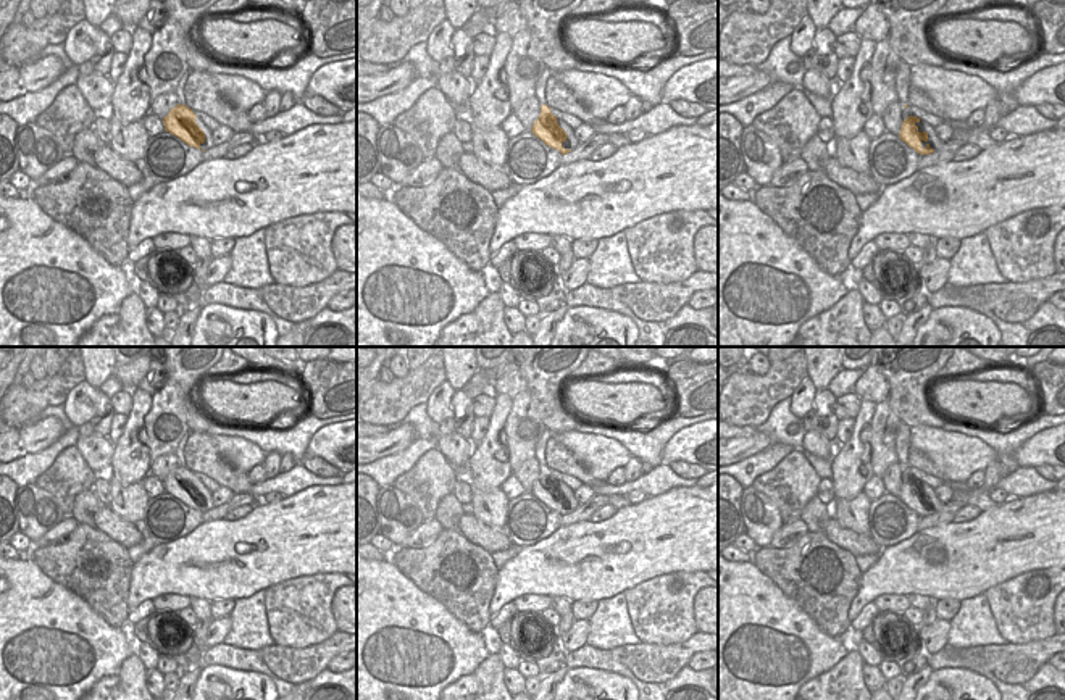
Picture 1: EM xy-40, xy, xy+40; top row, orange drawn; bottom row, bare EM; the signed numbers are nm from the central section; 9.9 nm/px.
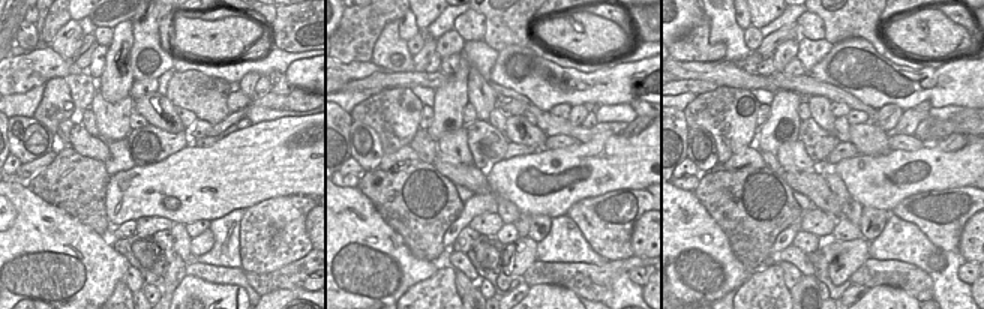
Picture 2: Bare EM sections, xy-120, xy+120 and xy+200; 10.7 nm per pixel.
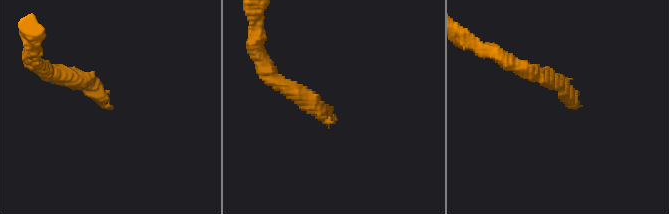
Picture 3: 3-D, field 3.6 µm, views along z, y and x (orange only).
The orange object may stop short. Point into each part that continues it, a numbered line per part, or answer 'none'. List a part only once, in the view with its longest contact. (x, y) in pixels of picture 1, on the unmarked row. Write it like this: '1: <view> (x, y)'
1: xy+40 (935, 504)

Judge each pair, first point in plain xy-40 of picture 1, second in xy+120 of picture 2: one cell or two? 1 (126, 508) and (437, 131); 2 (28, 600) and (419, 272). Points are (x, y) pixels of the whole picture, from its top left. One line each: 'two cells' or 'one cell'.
1: two cells
2: one cell

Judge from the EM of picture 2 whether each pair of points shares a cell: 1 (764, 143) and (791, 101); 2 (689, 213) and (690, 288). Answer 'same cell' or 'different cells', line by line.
1: same cell
2: same cell

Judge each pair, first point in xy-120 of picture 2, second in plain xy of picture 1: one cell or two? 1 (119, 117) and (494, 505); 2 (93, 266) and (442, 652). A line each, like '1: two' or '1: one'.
1: one
2: one

